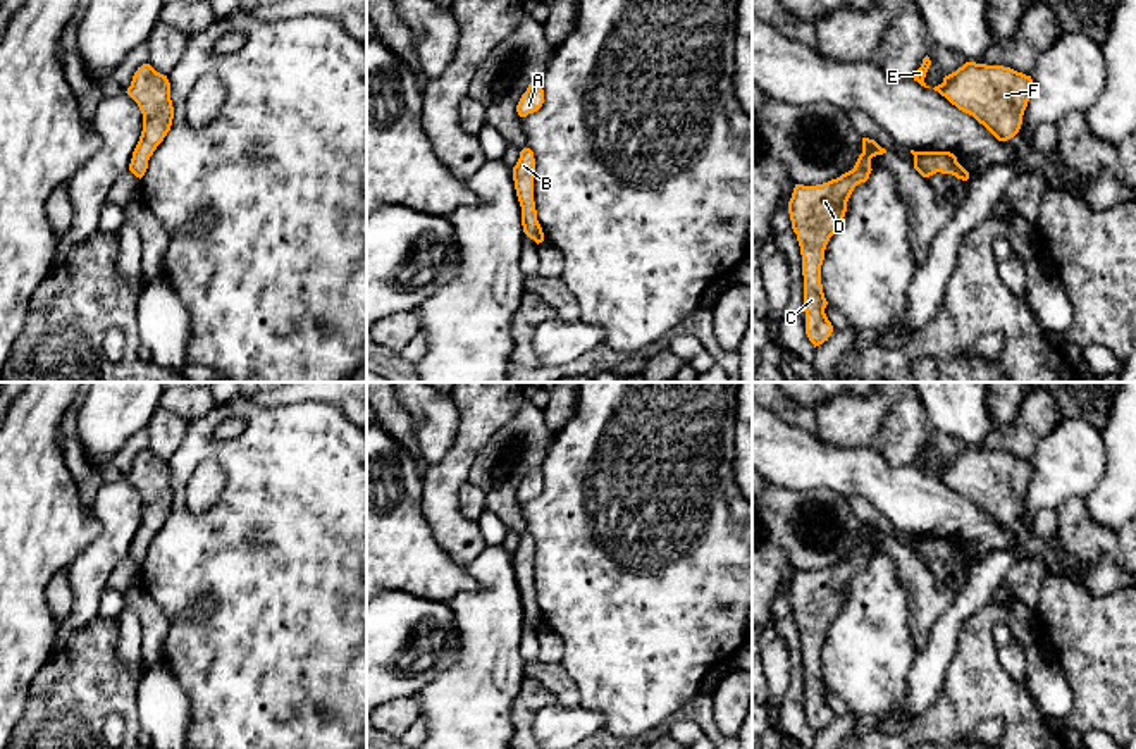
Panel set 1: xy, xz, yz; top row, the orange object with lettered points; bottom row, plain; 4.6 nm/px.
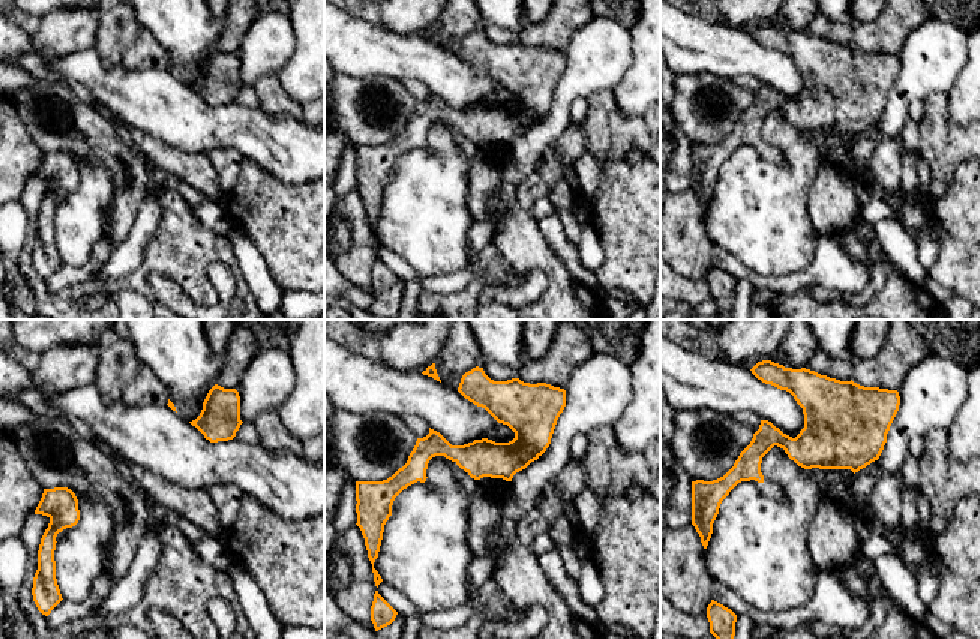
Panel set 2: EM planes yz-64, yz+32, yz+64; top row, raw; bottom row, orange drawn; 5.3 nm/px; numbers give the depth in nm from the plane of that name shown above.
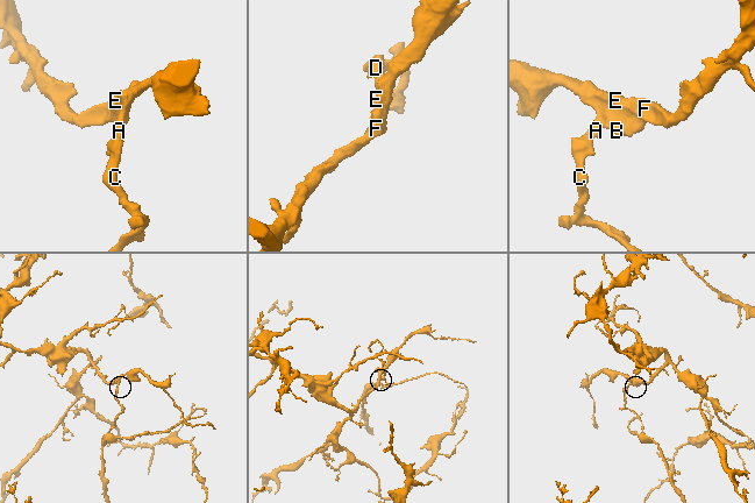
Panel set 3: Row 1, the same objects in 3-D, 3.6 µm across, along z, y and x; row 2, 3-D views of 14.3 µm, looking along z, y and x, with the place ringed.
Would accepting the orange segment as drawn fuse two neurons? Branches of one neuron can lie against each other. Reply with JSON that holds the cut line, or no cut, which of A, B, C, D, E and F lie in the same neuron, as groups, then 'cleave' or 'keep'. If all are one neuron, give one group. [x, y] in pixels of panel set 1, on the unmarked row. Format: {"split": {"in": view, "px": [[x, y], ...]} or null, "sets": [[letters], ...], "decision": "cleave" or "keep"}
{"split": null, "sets": [["A", "B", "C", "D", "E", "F"]], "decision": "keep"}

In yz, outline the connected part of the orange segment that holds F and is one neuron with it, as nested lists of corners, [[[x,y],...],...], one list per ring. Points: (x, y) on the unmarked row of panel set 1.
[[[966,448],[933,475],[972,501],[998,527],[1007,527],[1021,515],[1033,465],[1010,453]]]

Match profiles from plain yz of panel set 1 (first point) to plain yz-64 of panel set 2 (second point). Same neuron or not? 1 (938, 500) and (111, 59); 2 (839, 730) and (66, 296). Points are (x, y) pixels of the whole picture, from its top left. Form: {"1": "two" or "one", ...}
{"1": "two", "2": "two"}

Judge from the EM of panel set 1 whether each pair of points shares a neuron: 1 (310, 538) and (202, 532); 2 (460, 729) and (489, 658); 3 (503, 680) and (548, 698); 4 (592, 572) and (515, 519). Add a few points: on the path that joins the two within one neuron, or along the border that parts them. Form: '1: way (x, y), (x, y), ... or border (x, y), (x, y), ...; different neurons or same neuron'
1: way (283, 553), (229, 553); same neuron
2: way (469, 711), (470, 701), (487, 675); same neuron
3: border (525, 677), (512, 705), (512, 727); different neurons
4: border (520, 503), (527, 532); different neurons

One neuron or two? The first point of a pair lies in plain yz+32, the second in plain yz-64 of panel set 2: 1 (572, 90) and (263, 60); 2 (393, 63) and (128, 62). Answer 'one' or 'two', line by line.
1: one
2: two

